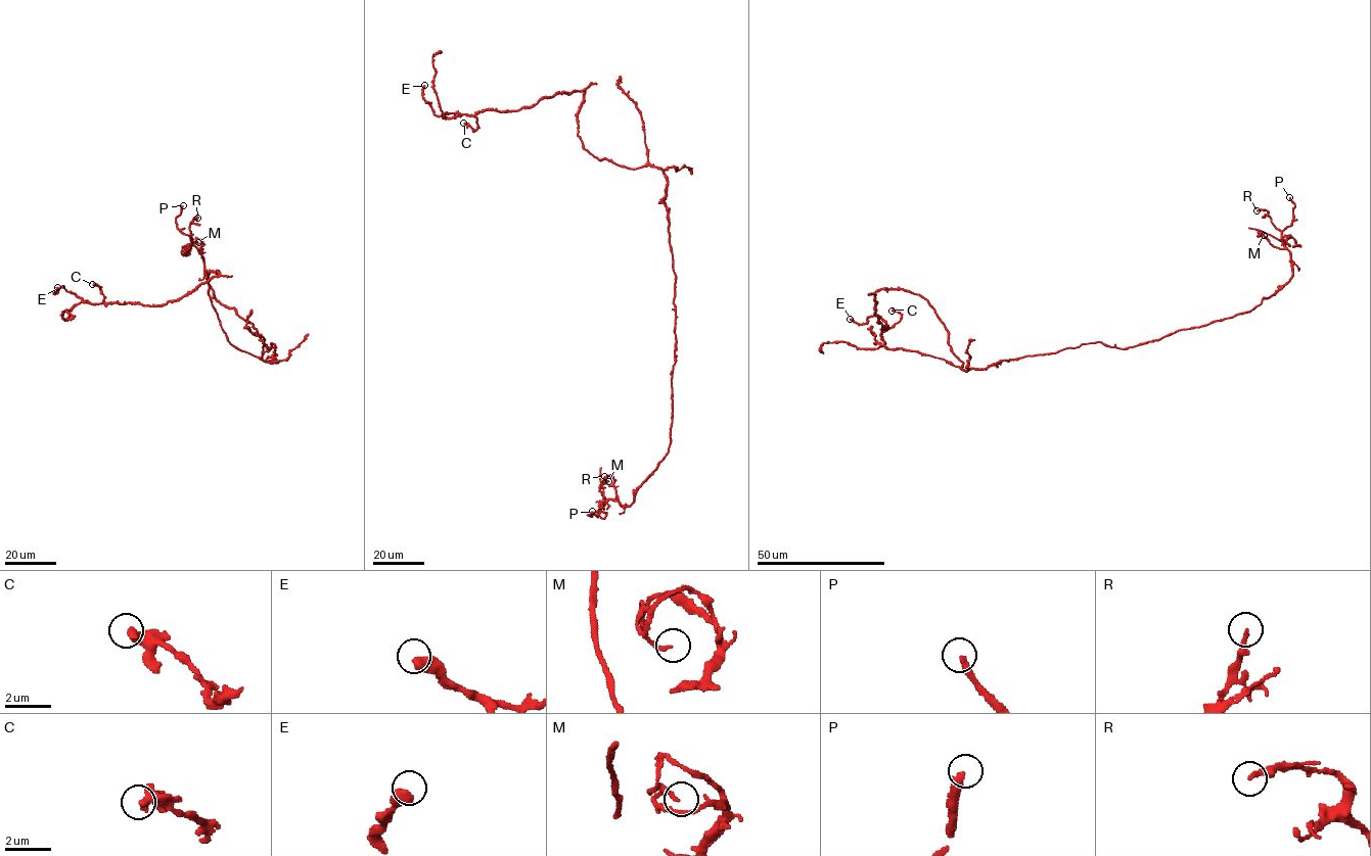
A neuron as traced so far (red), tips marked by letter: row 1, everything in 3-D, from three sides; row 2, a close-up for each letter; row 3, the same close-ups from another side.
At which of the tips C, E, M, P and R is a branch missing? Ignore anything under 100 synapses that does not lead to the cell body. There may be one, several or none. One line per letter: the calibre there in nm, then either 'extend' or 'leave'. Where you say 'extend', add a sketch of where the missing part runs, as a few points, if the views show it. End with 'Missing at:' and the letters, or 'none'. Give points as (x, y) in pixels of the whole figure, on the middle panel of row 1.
C: 480 nm | leave
E: 500 nm | leave
M: 160 nm | leave
P: 320 nm | extend | (592, 511), (590, 492), (573, 474), (563, 454)
R: 240 nm | leave
Missing at: P

